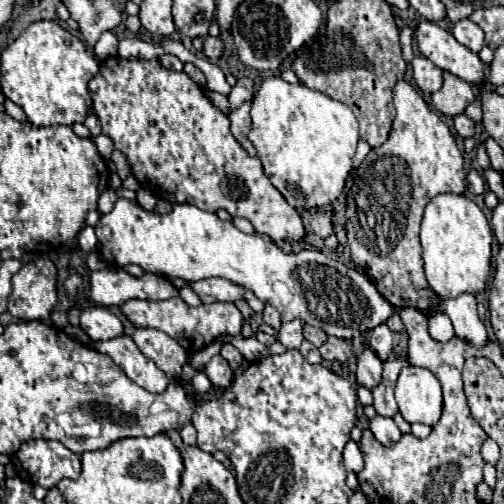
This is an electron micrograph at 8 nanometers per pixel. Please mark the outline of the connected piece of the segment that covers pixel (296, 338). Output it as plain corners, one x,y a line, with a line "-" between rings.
293,319
293,321
285,323
279,329
279,341
287,349
299,349
299,345
303,341
303,321
301,319

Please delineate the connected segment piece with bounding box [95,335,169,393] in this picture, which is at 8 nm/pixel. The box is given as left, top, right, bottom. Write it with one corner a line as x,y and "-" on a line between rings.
119,335
109,341
97,341
95,349
103,355
109,355
125,375
151,393
163,393
169,385
169,377
145,357
129,335

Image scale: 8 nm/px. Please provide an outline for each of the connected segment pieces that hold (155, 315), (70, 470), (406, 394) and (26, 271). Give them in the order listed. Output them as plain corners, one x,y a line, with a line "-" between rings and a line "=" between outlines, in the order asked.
173,297
167,301
141,301
141,299
129,299
121,305
123,315
135,325
135,327
153,327
175,341
179,341
185,351
195,353
203,347
207,347
211,341
215,341
219,335
239,335
243,325
243,315
233,303
209,303
199,307
189,307
181,297
=
49,439
25,441
13,455
13,463
21,479
45,489
57,487
61,479
77,479
81,475
81,457
63,443
=
407,367
401,371
395,387
395,399
399,403
399,413
407,423
435,425
441,417
441,385
429,369
=
49,259
25,263
13,275
13,291
7,311
23,321
47,319
57,303
57,269

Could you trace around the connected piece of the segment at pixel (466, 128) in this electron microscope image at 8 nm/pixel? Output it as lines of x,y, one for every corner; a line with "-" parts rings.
465,113
455,117
455,129
461,137
473,137
475,135
475,121
469,119

